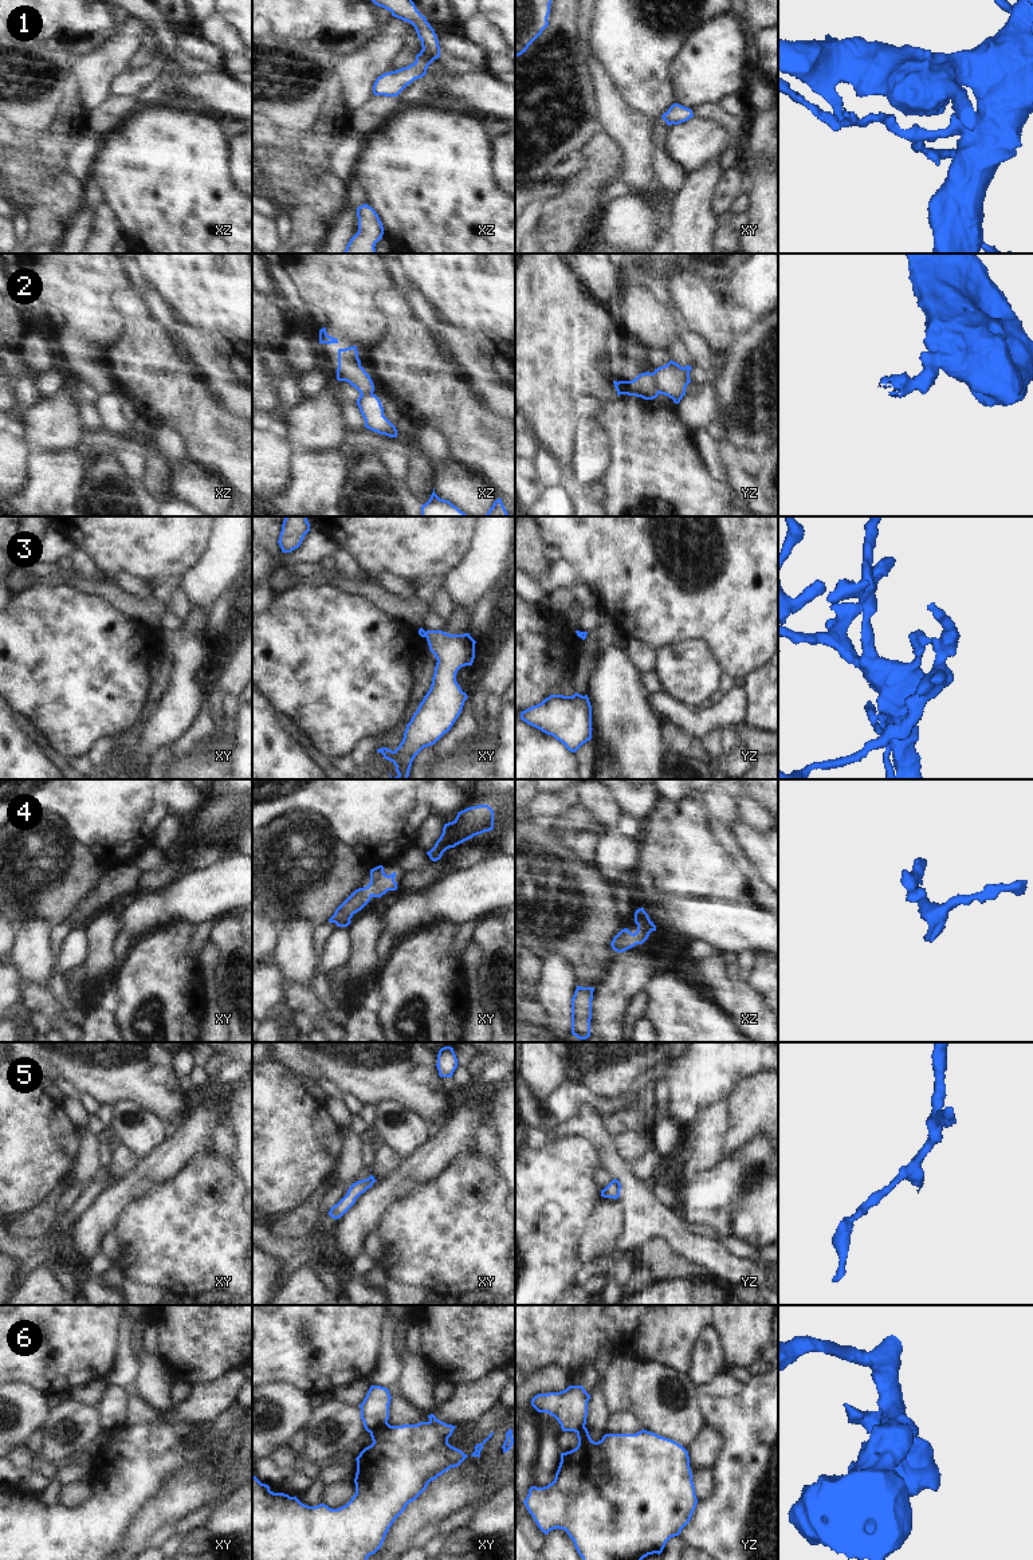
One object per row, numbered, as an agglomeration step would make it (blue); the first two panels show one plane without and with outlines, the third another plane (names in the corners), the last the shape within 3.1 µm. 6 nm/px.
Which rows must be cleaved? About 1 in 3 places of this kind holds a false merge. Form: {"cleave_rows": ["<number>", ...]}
{"cleave_rows": ["2", "3", "6"]}

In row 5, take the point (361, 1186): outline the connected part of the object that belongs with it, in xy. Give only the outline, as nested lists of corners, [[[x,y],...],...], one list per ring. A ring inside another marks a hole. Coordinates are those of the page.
[[[370,1175],[368,1179],[353,1183],[347,1190],[347,1194],[330,1209],[329,1215],[334,1219],[341,1218],[356,1203],[356,1199],[370,1188],[374,1182],[377,1180]]]

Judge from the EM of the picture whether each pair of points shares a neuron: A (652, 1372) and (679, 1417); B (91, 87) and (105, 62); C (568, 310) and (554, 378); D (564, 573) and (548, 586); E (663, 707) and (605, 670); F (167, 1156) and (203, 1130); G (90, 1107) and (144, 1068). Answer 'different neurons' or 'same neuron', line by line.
A: same neuron
B: same neuron
C: same neuron
D: same neuron
E: different neurons
F: same neuron
G: different neurons

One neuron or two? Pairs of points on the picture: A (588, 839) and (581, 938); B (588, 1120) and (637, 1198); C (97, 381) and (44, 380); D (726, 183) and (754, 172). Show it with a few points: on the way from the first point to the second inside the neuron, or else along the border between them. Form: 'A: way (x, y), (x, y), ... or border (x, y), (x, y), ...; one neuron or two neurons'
A: border (568, 844), (582, 861), (590, 865); two neurons
B: way (601, 1139), (607, 1144), (609, 1158), (627, 1179); one neuron
C: border (65, 372), (71, 378); two neurons
D: border (739, 164), (745, 173); two neurons

